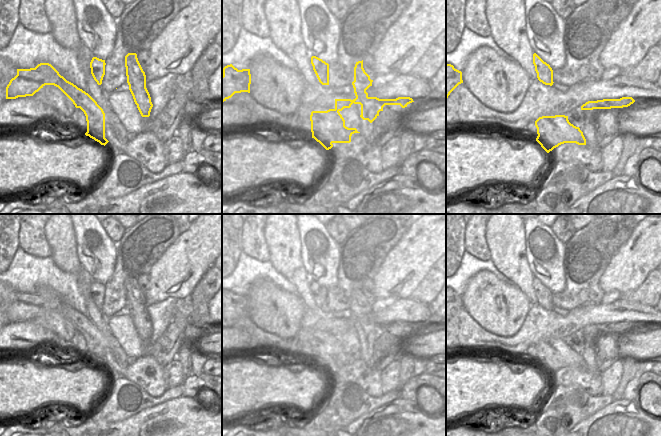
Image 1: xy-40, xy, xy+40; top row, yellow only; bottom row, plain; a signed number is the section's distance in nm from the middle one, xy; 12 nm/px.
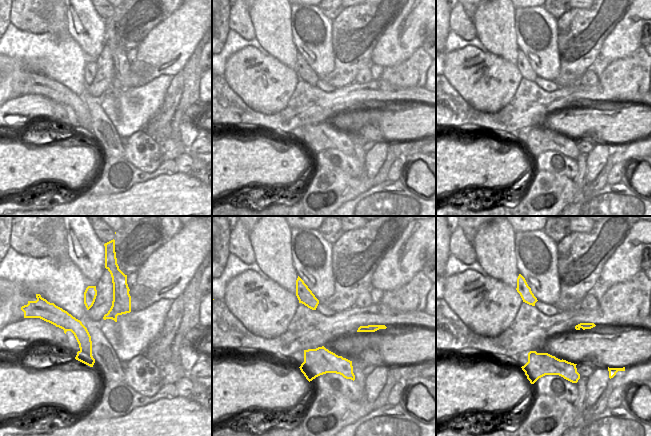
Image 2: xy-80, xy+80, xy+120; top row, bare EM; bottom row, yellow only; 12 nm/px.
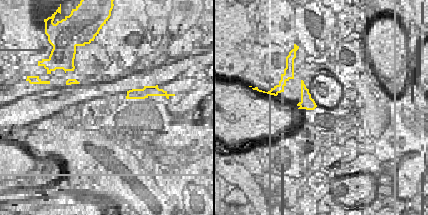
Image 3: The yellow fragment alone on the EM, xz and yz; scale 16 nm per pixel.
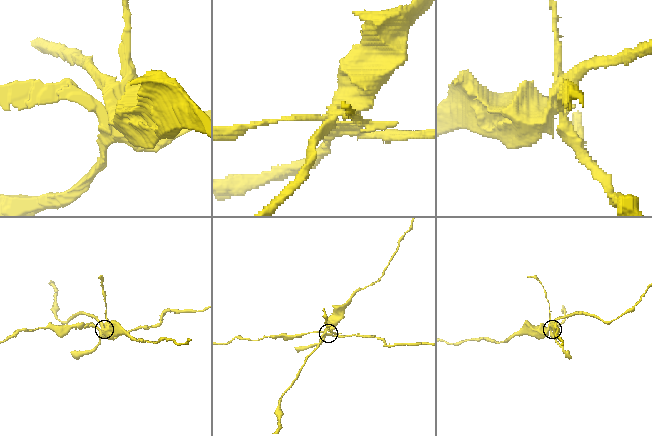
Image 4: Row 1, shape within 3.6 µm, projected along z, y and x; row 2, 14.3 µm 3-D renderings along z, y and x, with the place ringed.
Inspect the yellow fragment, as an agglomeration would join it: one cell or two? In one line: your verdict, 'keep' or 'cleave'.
cleave

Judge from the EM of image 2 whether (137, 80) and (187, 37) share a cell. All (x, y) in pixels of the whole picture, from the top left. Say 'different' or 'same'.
same

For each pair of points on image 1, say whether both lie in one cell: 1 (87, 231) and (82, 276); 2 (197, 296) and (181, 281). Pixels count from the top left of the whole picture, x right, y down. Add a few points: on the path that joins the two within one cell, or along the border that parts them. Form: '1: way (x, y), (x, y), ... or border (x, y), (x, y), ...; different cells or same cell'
1: border (81, 266), (94, 280); different cells
2: border (198, 282), (190, 294); different cells

